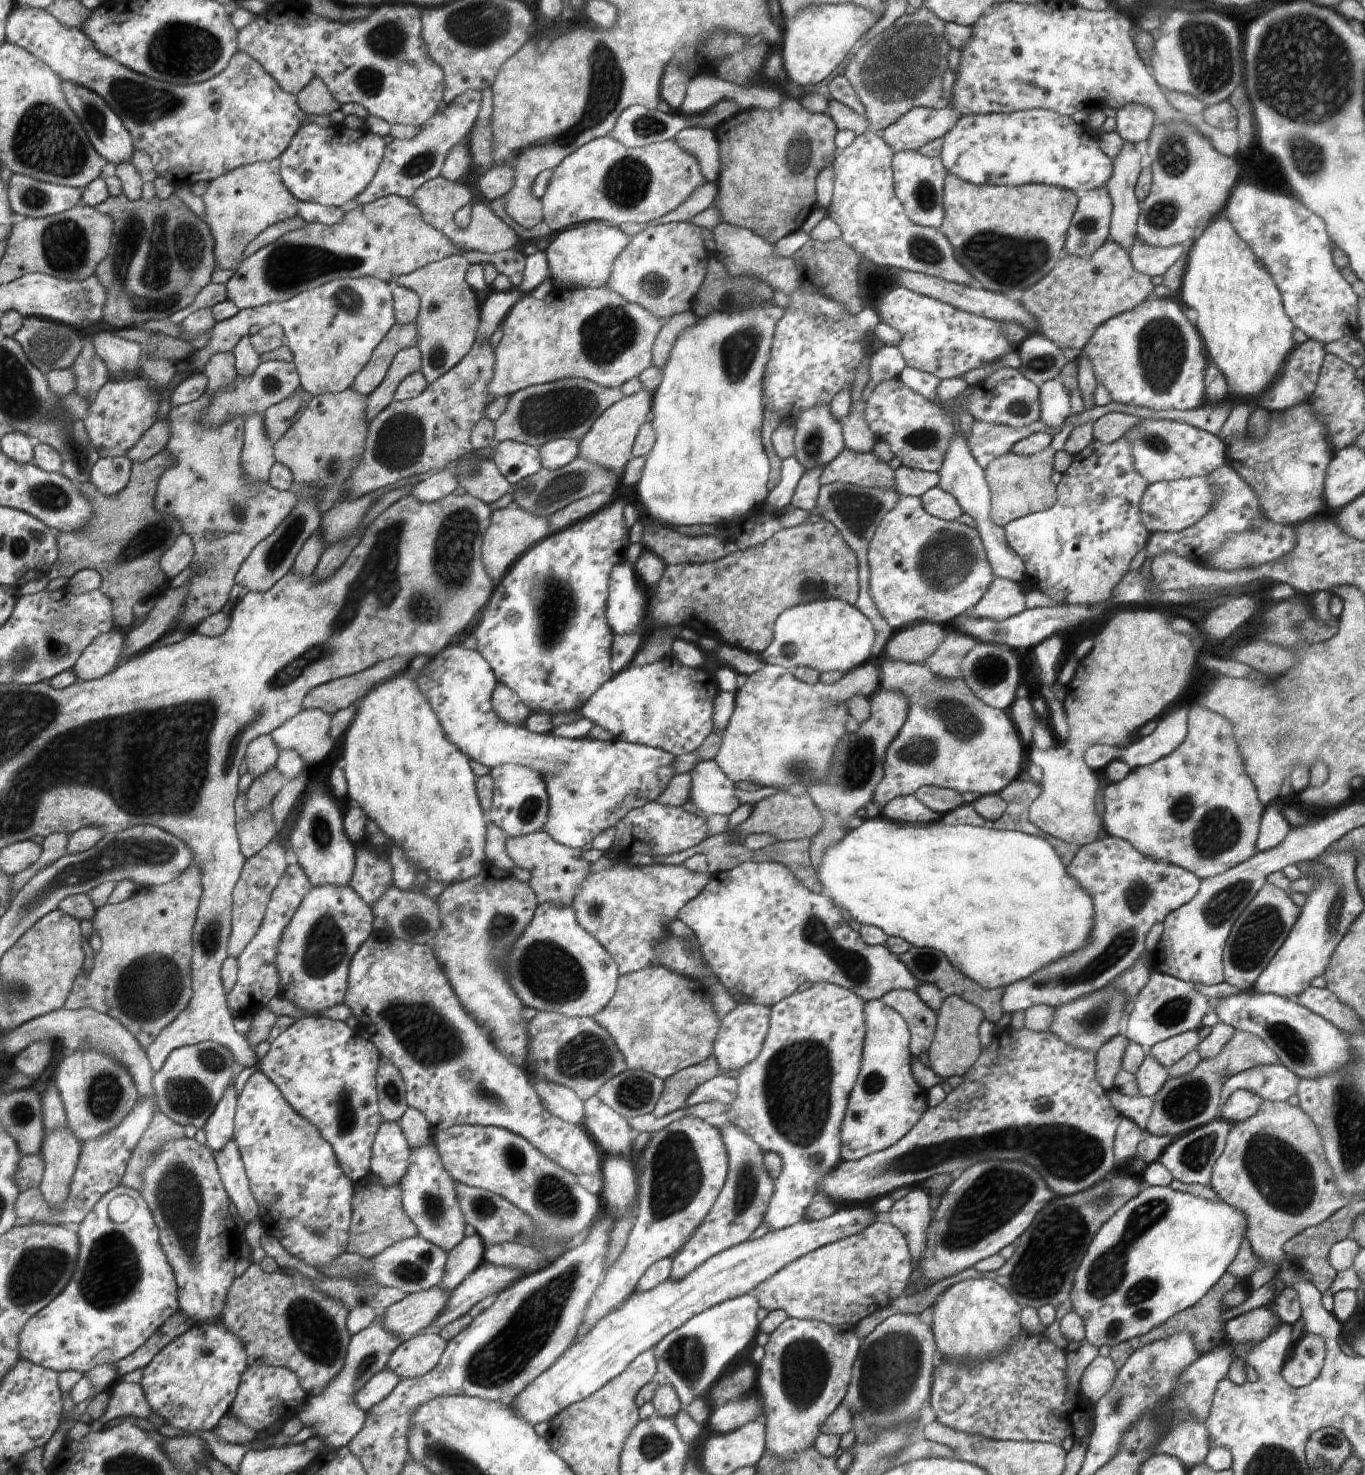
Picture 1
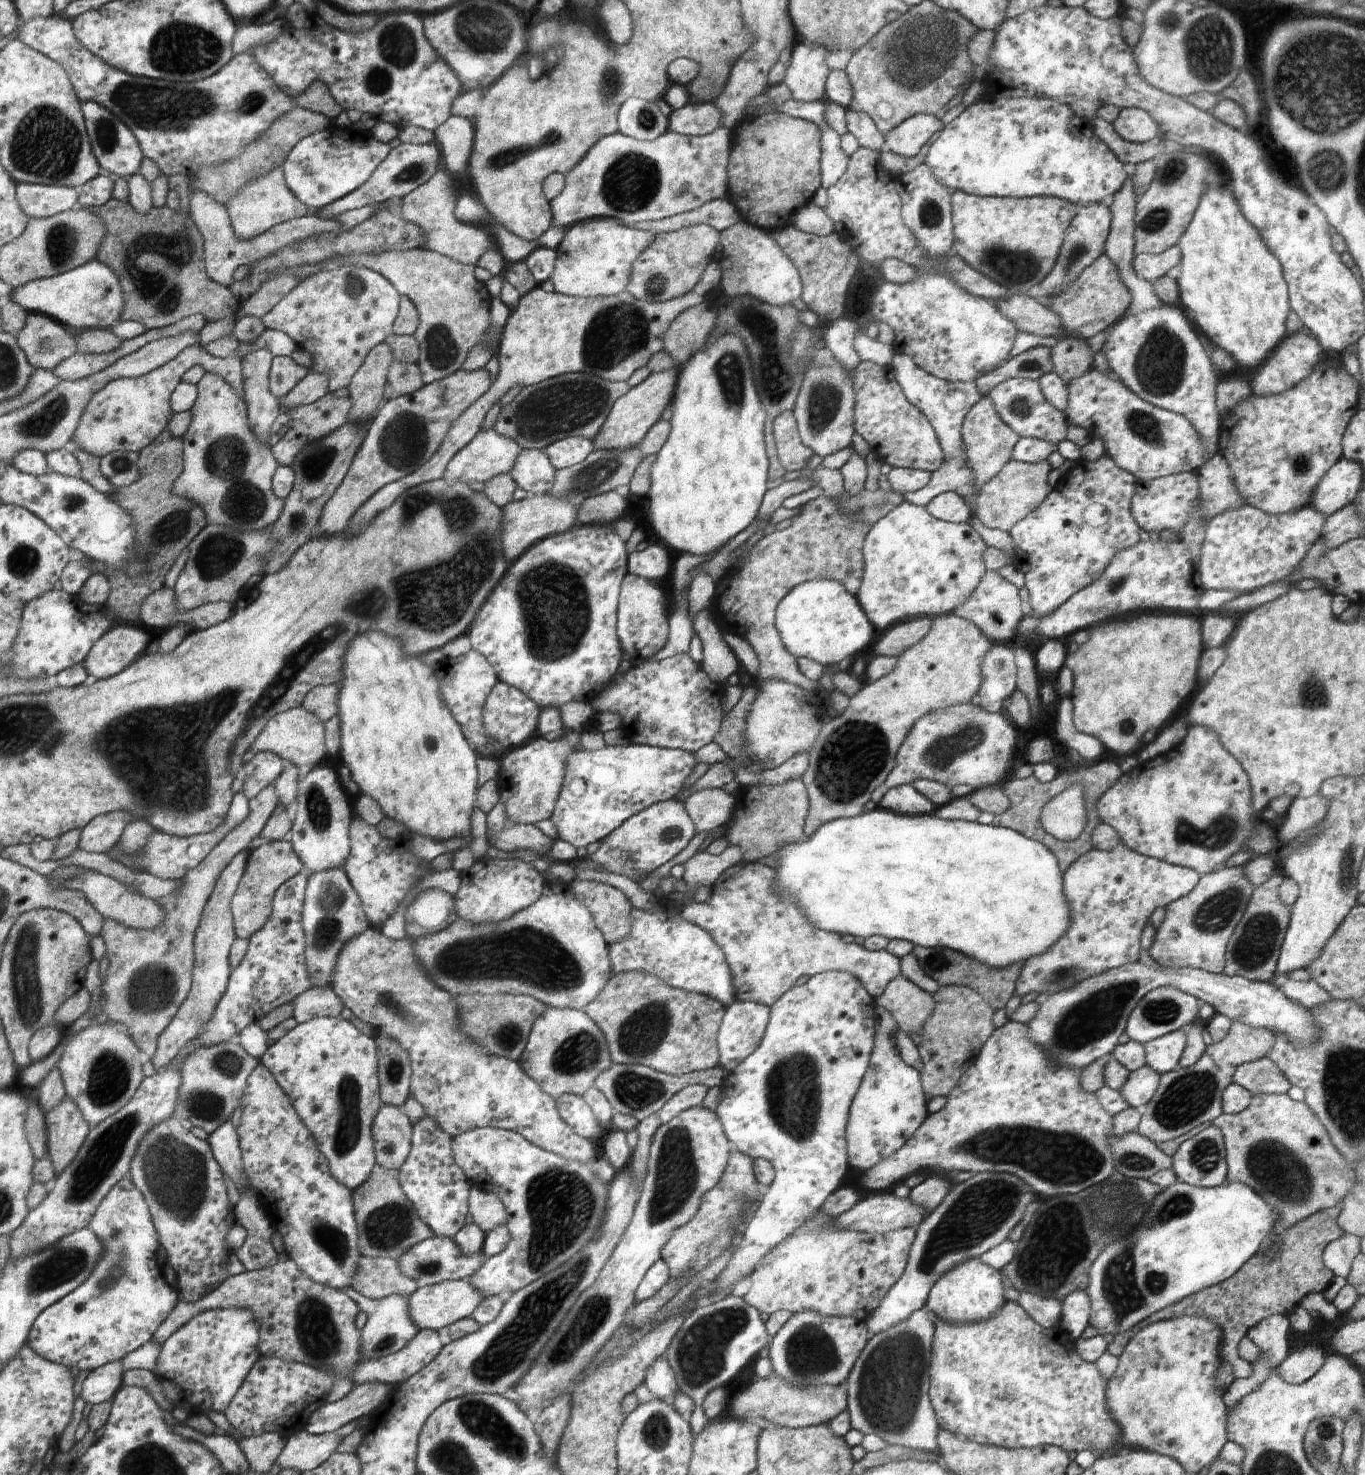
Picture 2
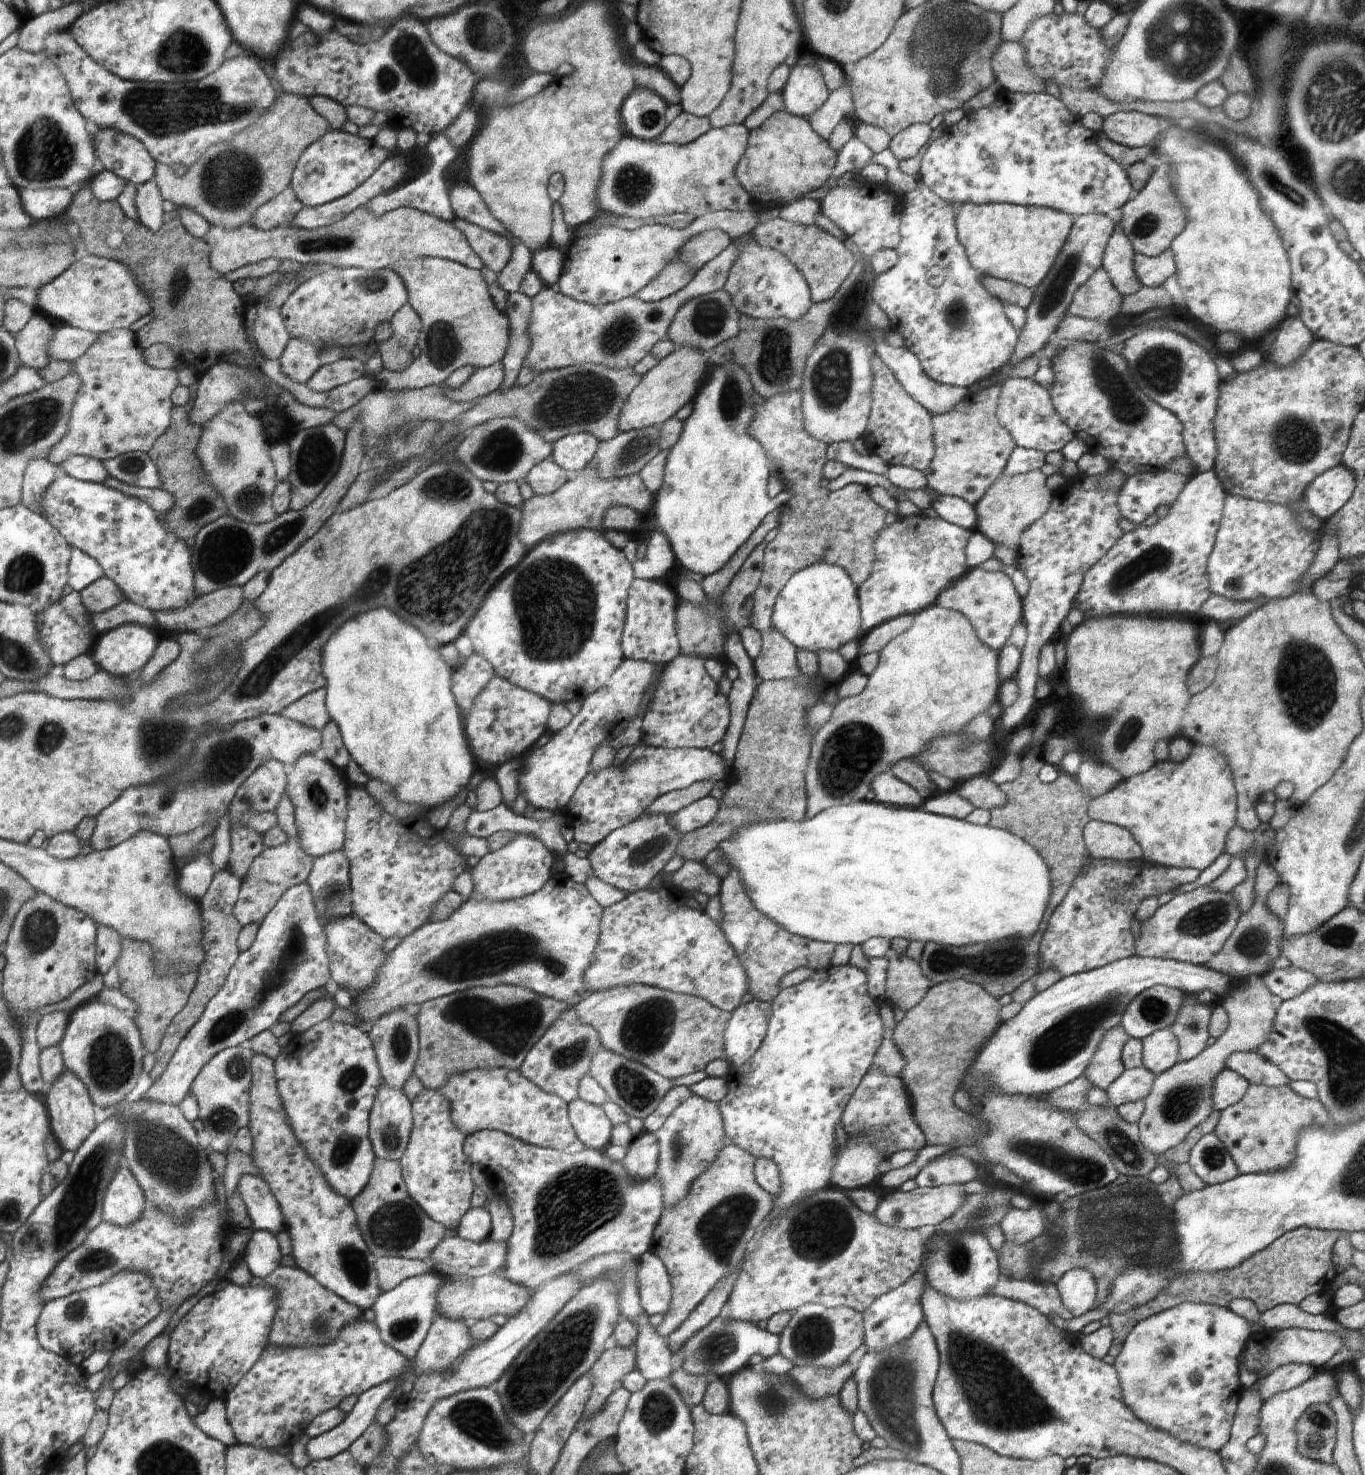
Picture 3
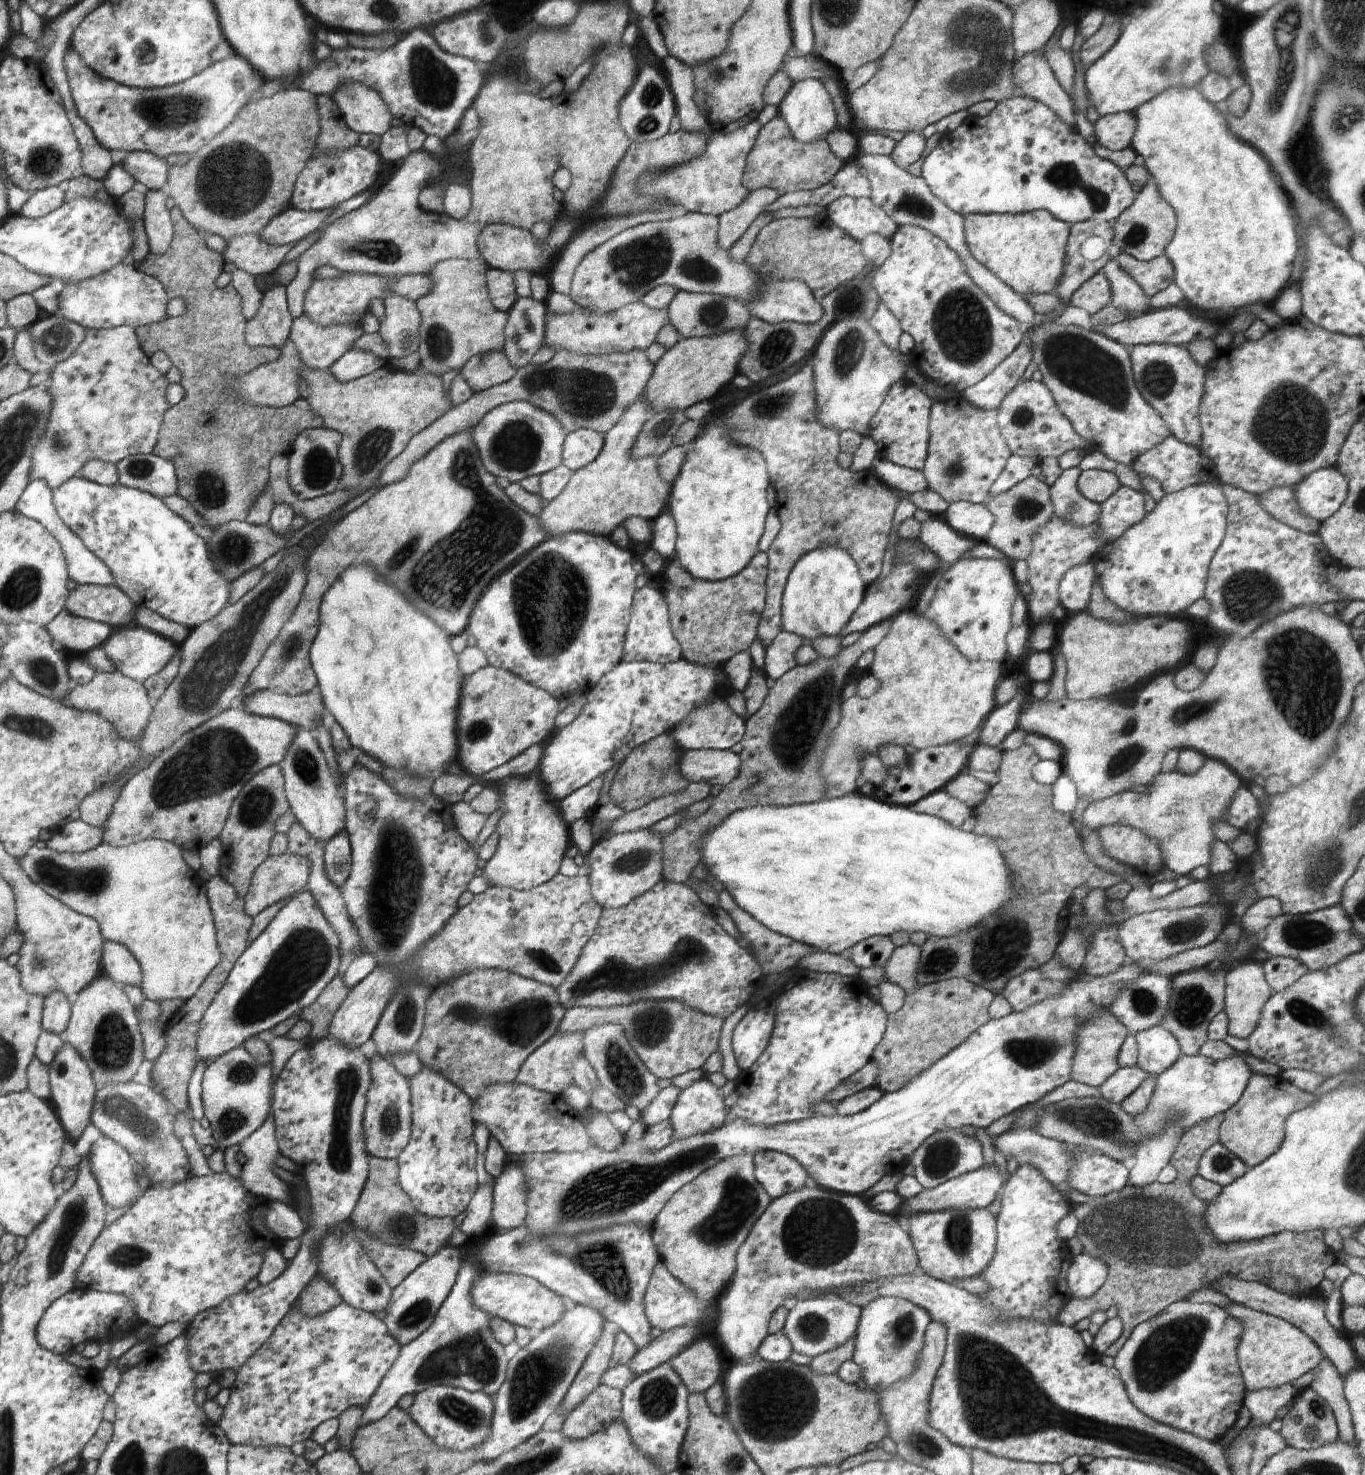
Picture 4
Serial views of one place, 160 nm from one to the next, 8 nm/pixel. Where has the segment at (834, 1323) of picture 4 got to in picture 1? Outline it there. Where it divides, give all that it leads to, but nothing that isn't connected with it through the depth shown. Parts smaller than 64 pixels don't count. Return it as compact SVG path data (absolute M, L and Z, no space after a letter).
M790 1316L769 1334L764 1347L765 1355L759 1364L755 1390L761 1400L765 1423L765 1454L775 1459L796 1457L814 1446L814 1438L820 1426L840 1406L849 1390L852 1362L856 1362L862 1340L856 1335L855 1327L834 1326L814 1319L795 1319Z

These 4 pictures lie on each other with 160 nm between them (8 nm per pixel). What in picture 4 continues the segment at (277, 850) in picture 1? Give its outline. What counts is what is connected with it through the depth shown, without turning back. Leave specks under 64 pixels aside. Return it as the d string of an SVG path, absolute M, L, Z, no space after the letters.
M294 854L271 855L258 866L258 874L254 874L254 886L250 886L250 894L244 896L245 912L249 916L257 917L269 909L276 902L293 898L306 890L309 883L310 865L308 858L298 858Z

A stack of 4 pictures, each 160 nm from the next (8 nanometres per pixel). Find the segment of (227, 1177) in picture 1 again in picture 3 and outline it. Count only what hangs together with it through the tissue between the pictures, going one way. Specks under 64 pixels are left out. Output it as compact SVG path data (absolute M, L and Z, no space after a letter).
M254 1229L241 1258L254 1277L264 1278L280 1266L280 1243L271 1232Z

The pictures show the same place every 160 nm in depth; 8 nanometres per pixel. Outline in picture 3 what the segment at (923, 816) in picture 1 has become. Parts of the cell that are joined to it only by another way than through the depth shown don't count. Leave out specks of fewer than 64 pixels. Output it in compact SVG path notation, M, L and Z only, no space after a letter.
M888 770L872 778L870 786L876 802L898 807L920 808L924 796Z

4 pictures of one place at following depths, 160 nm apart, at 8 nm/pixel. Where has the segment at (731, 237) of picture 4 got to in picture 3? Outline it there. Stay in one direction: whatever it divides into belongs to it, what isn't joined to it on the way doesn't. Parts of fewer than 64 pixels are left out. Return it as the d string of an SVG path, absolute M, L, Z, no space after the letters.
M704 230L702 234L696 234L694 238L690 238L686 242L686 246L682 248L682 254L680 258L676 258L676 261L672 264L668 264L661 273L658 273L658 278L654 278L648 286L645 286L638 294L635 294L636 298L642 299L642 302L658 302L664 300L664 298L672 297L679 290L685 288L696 272L703 268L709 261L712 261L718 254L724 252L731 242L730 236L723 230Z

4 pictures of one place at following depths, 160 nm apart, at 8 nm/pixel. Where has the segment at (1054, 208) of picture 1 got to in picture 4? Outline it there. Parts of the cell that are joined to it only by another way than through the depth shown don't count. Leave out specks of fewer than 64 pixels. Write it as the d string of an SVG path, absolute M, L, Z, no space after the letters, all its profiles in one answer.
M1046 210L1024 214L968 214L963 218L970 253L1000 282L1024 297L1056 292L1064 272L1071 225Z

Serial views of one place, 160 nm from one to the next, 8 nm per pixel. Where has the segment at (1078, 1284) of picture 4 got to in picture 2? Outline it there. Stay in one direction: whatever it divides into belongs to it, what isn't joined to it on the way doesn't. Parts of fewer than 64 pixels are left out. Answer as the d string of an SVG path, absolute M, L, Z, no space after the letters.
M1086 1290L1067 1294L1061 1302L1062 1316L1060 1328L1067 1330L1074 1338L1079 1338L1089 1326L1090 1301Z

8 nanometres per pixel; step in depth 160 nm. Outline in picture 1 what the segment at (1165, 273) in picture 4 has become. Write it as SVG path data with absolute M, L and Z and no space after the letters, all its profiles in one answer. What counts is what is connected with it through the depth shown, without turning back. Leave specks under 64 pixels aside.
M1136 236L1128 252L1132 266L1152 277L1163 275L1176 260L1186 255L1187 248L1187 245L1152 246Z

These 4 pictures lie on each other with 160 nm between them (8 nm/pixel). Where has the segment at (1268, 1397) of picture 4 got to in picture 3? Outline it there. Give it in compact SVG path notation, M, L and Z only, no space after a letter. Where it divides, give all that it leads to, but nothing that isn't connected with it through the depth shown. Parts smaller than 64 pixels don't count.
M1288 1363L1275 1368L1259 1384L1259 1391L1263 1400L1277 1392L1296 1388L1303 1382L1310 1380L1318 1371L1310 1365L1300 1363Z

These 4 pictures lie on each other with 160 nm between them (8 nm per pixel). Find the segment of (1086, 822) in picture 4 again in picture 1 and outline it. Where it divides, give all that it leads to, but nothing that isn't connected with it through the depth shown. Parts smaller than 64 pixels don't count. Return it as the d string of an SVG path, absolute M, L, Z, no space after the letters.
M1194 704L1187 714L1184 742L1154 764L1132 768L1124 780L1108 783L1103 790L1103 803L1103 828L1108 835L1130 841L1145 857L1185 868L1200 880L1221 875L1257 853L1259 826L1265 809L1246 774L1232 723L1221 714Z

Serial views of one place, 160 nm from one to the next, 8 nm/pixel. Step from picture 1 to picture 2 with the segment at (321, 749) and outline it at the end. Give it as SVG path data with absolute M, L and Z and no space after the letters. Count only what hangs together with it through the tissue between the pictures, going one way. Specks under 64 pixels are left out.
M296 707L286 712L278 713L268 723L263 732L254 742L254 753L258 751L270 751L284 759L288 764L312 769L326 754L324 748L325 726L314 714L304 707Z

